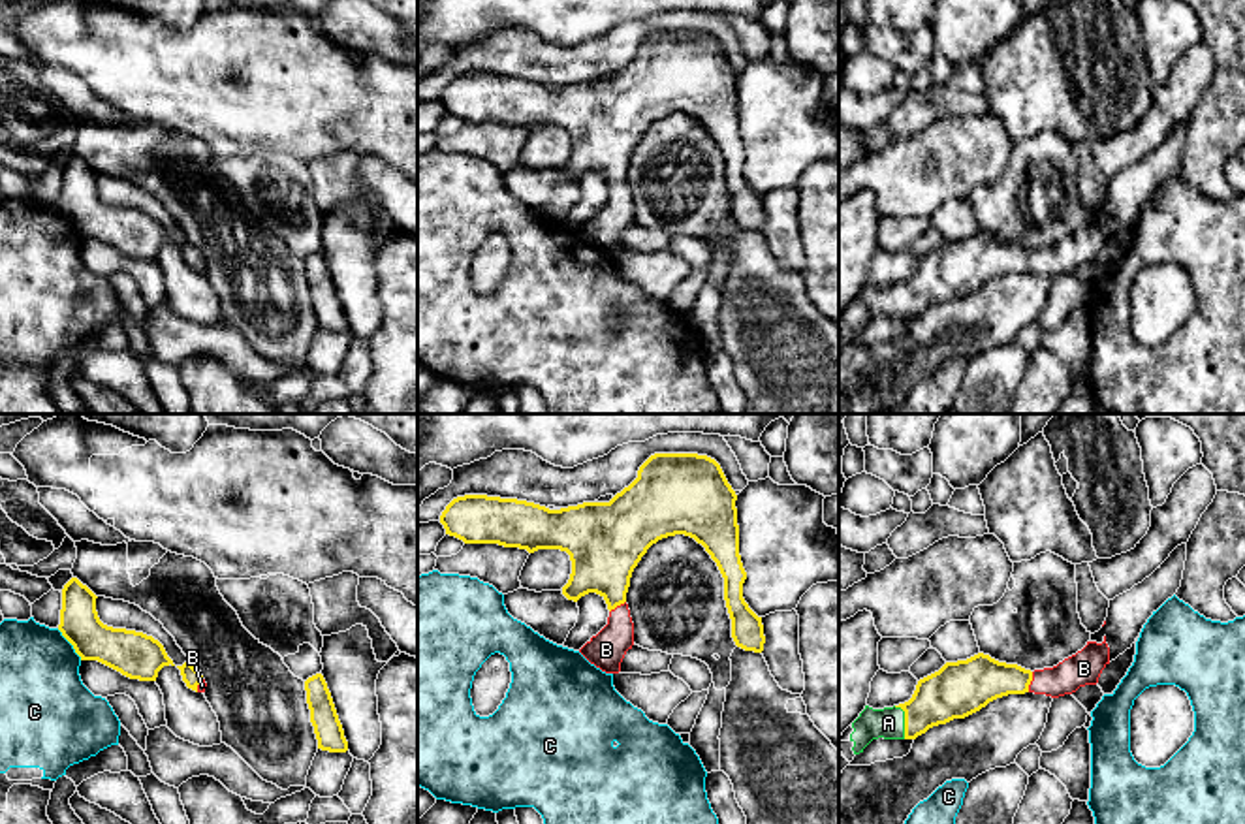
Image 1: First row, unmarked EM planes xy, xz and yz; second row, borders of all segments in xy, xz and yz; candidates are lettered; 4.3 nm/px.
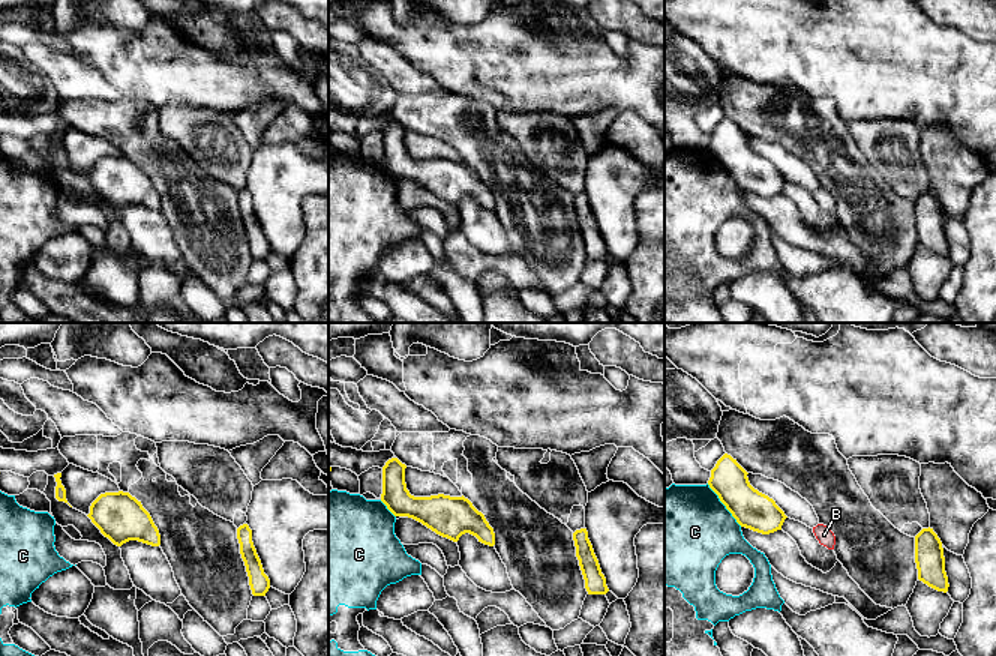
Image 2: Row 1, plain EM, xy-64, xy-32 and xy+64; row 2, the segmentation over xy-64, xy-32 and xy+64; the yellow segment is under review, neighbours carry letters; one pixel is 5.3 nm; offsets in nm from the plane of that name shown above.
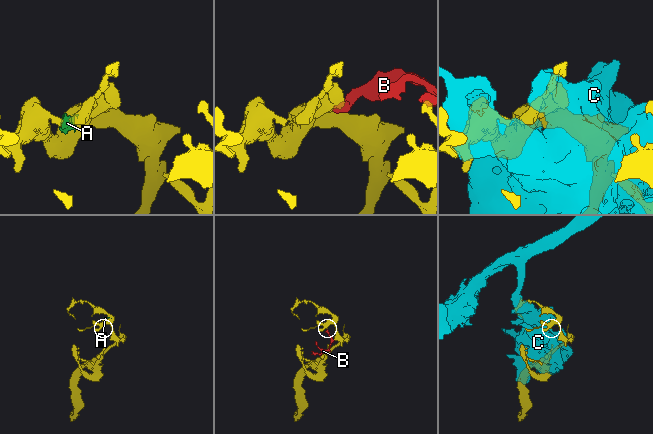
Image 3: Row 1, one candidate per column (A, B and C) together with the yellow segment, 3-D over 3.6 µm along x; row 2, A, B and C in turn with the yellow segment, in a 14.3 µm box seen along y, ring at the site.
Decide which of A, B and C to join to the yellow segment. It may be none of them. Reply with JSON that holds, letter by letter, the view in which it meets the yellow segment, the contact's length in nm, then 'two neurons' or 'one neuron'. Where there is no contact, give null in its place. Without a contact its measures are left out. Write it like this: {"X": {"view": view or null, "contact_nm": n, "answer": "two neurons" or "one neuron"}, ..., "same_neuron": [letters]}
{"A": {"view": "yz", "contact_nm": 150, "answer": "one neuron"}, "B": {"view": "yz", "contact_nm": 90, "answer": "one neuron"}, "C": {"view": "xy", "contact_nm": 170, "answer": "two neurons"}, "same_neuron": ["A", "B"]}

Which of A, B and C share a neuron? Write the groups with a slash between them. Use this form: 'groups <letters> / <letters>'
groups A B / C

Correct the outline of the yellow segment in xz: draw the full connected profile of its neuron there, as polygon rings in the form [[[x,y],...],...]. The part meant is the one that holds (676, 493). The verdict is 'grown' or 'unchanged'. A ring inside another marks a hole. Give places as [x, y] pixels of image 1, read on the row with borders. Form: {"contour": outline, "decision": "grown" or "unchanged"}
{"contour": [[[654,453],[638,470],[638,478],[609,502],[583,502],[560,510],[487,495],[453,499],[440,515],[446,534],[465,544],[498,544],[534,553],[560,549],[570,555],[572,574],[562,587],[568,600],[600,594],[609,610],[607,625],[579,653],[606,673],[619,673],[634,645],[634,623],[626,604],[630,578],[647,549],[662,538],[685,534],[705,547],[724,578],[724,600],[732,619],[732,638],[745,651],[762,653],[765,636],[758,617],[743,598],[747,572],[739,555],[737,495],[720,465],[698,453]]], "decision": "grown"}

